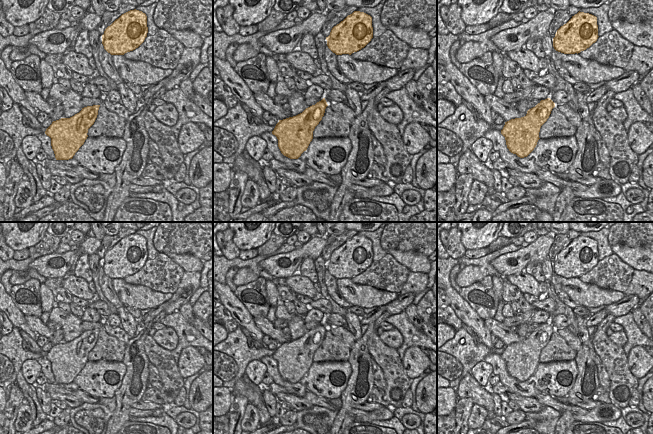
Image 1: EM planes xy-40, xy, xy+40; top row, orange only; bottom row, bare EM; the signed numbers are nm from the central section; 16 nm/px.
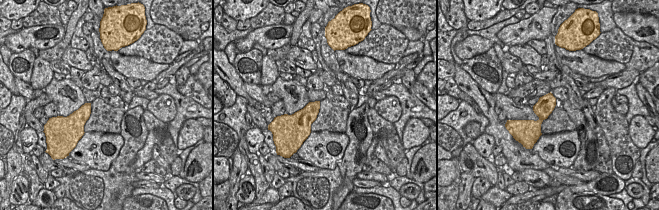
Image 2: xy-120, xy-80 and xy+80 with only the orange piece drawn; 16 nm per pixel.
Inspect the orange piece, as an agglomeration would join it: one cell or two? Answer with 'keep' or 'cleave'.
keep

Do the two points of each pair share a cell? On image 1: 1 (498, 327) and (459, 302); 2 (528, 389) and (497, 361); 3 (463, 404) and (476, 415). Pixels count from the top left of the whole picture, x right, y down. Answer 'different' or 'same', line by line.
1: different
2: same
3: different

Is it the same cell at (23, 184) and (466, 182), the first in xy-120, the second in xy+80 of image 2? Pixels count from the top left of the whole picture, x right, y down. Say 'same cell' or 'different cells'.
different cells

